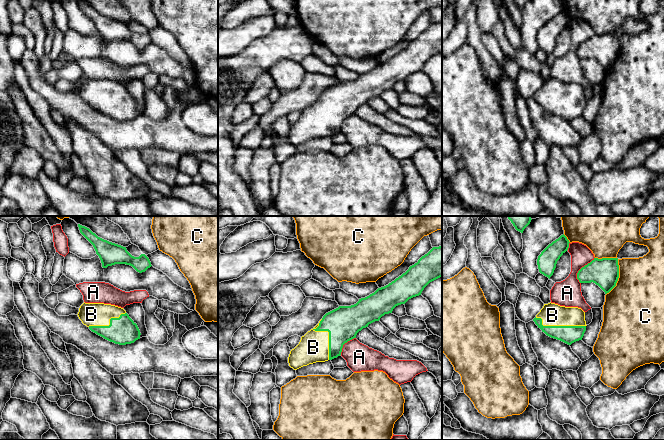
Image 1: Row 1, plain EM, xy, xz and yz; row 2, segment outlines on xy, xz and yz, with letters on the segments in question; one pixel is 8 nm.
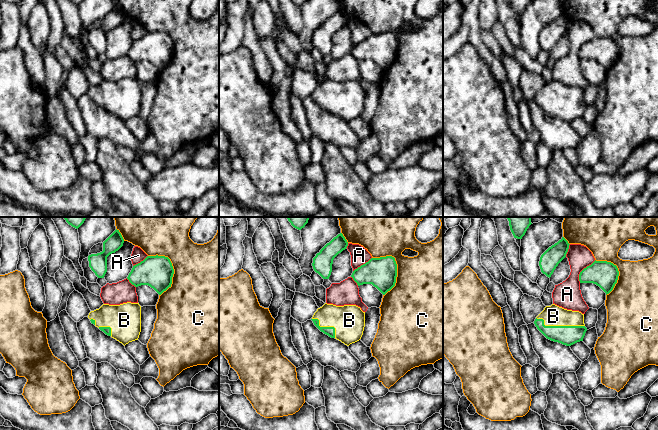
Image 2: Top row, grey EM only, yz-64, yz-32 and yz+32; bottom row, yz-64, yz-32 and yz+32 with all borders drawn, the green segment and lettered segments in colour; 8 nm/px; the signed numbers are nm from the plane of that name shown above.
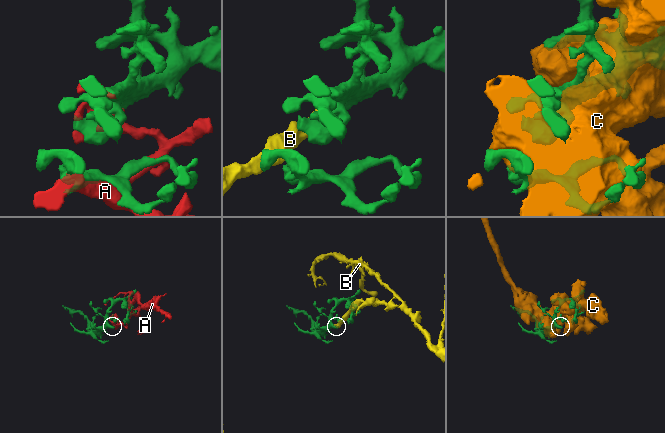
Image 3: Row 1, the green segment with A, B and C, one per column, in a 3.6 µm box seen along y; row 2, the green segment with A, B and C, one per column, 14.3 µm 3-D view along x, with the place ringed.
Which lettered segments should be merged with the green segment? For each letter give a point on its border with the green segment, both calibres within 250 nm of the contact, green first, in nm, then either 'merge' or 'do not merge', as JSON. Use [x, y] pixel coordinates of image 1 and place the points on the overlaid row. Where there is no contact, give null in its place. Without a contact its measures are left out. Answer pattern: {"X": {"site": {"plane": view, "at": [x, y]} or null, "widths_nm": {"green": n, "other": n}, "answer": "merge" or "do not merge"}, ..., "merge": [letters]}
{"A": {"site": {"plane": "yz", "at": [580, 269]}, "widths_nm": {"green": 220, "other": 220}, "answer": "do not merge"}, "B": {"site": {"plane": "xz", "at": [329, 334]}, "widths_nm": {"green": 280, "other": 240}, "answer": "merge"}, "C": {"site": {"plane": "yz", "at": [618, 266]}, "widths_nm": {"green": 220, "other": 380}, "answer": "do not merge"}, "merge": ["B"]}

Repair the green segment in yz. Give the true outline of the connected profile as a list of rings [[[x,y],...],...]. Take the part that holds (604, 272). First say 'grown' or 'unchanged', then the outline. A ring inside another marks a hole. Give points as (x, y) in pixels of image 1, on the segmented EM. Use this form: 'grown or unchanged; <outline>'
unchanged; [[[594,258],[577,273],[580,283],[595,283],[605,294],[609,293],[619,278],[618,258]]]

